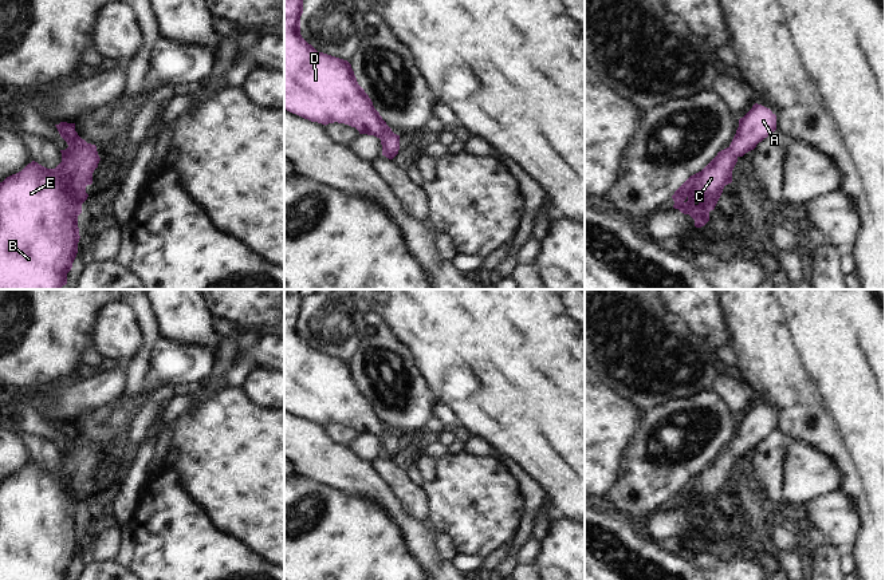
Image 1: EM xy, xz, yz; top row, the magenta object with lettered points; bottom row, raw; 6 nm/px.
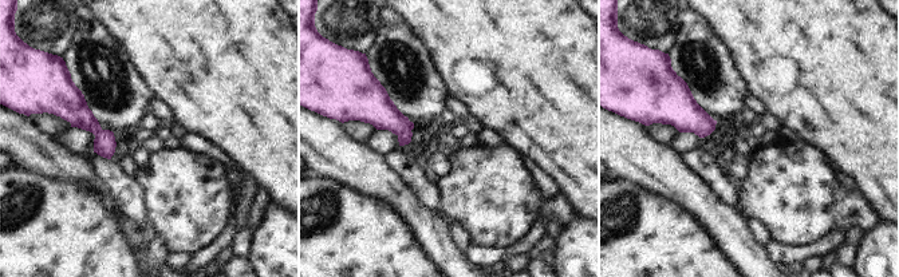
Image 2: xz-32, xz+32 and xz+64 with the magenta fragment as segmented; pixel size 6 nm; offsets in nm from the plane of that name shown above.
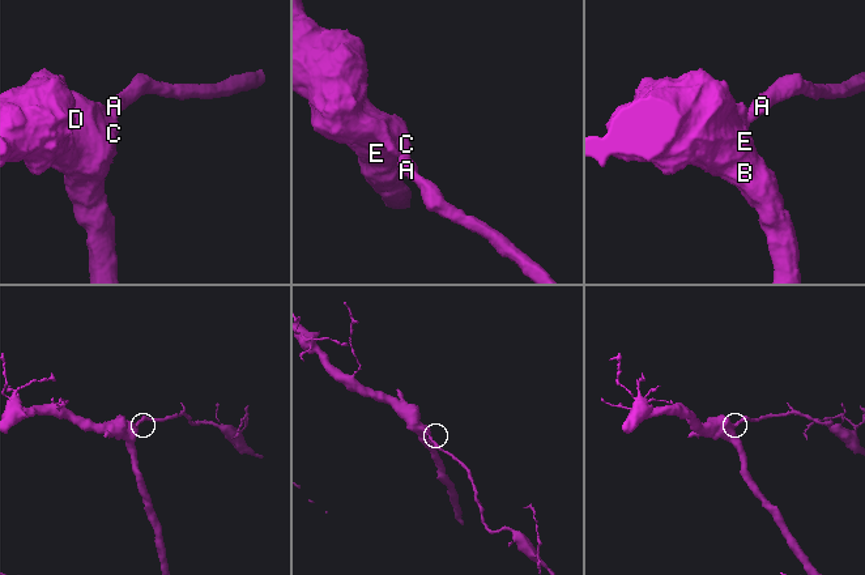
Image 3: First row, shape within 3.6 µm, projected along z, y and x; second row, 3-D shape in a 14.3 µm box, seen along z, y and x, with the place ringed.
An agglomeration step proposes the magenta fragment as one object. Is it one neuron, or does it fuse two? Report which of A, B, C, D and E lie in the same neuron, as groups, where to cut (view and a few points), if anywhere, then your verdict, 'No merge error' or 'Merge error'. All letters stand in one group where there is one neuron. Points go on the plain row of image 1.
Groups: A B C D E. No split. No merge error.

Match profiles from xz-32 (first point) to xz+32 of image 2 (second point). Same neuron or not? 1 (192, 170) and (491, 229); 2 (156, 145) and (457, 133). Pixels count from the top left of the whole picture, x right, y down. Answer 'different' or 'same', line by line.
1: same
2: different

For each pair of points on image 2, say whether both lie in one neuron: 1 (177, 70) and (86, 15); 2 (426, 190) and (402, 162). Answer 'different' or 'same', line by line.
1: different
2: same

